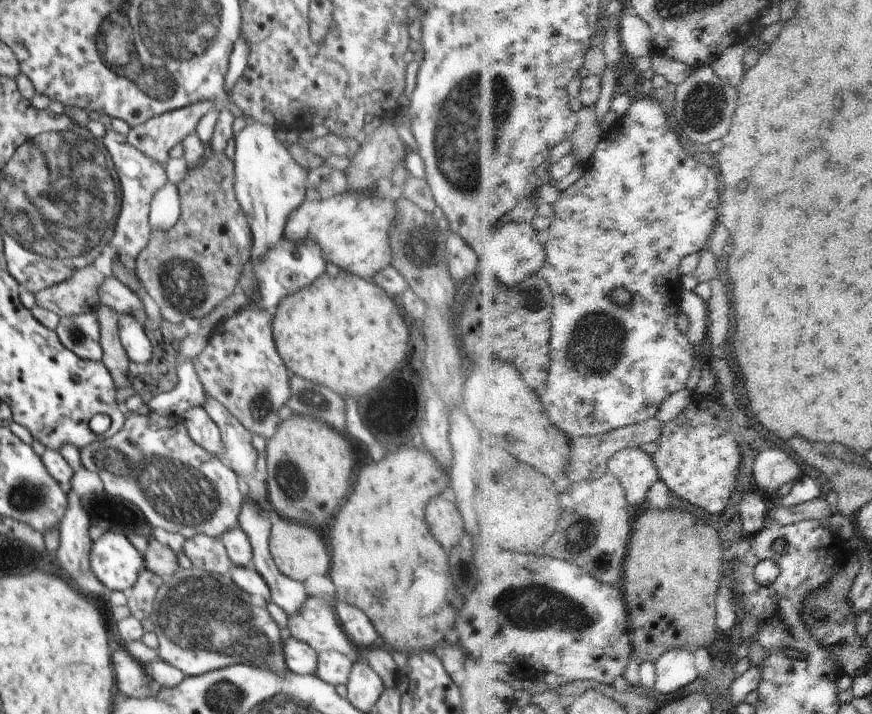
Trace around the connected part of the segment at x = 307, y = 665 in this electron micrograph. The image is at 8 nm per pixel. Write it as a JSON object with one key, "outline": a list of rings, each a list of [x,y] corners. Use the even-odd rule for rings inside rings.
{"outline":[[[296,638],[284,640],[284,658],[282,663],[285,669],[301,675],[316,675],[318,670],[318,652],[305,642]]]}

